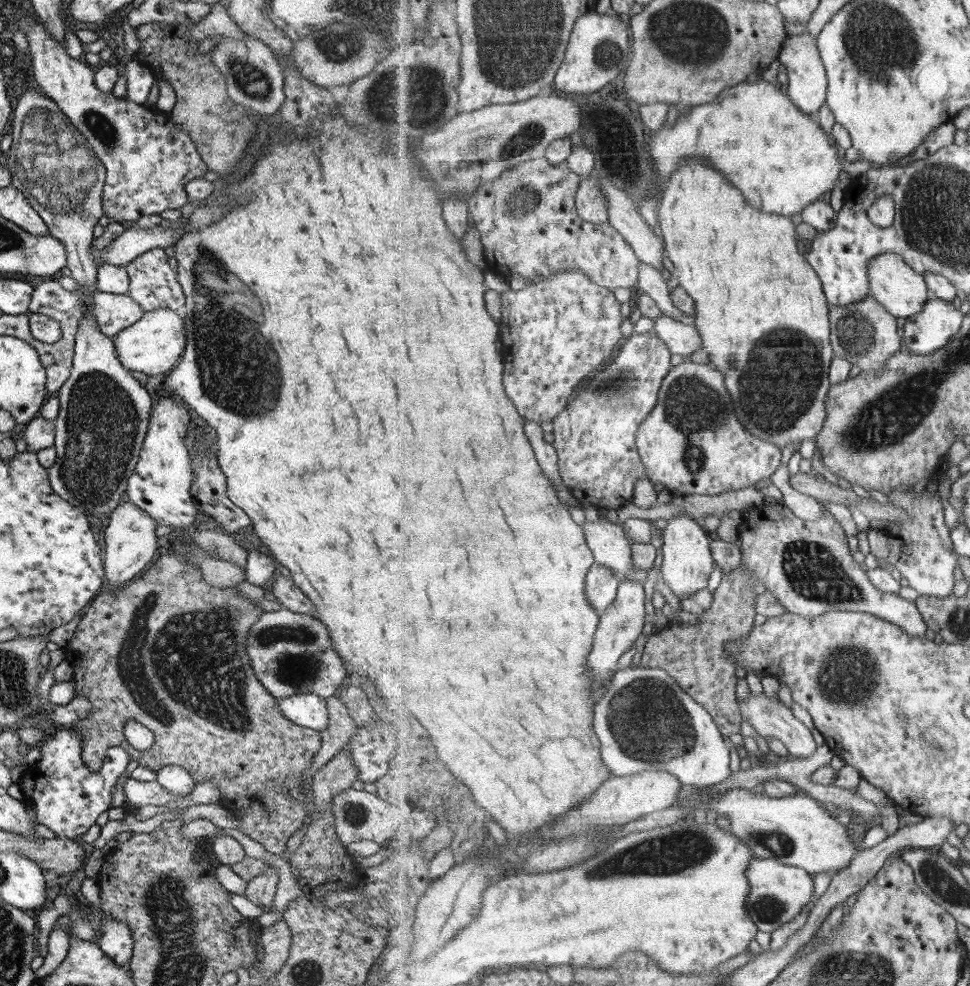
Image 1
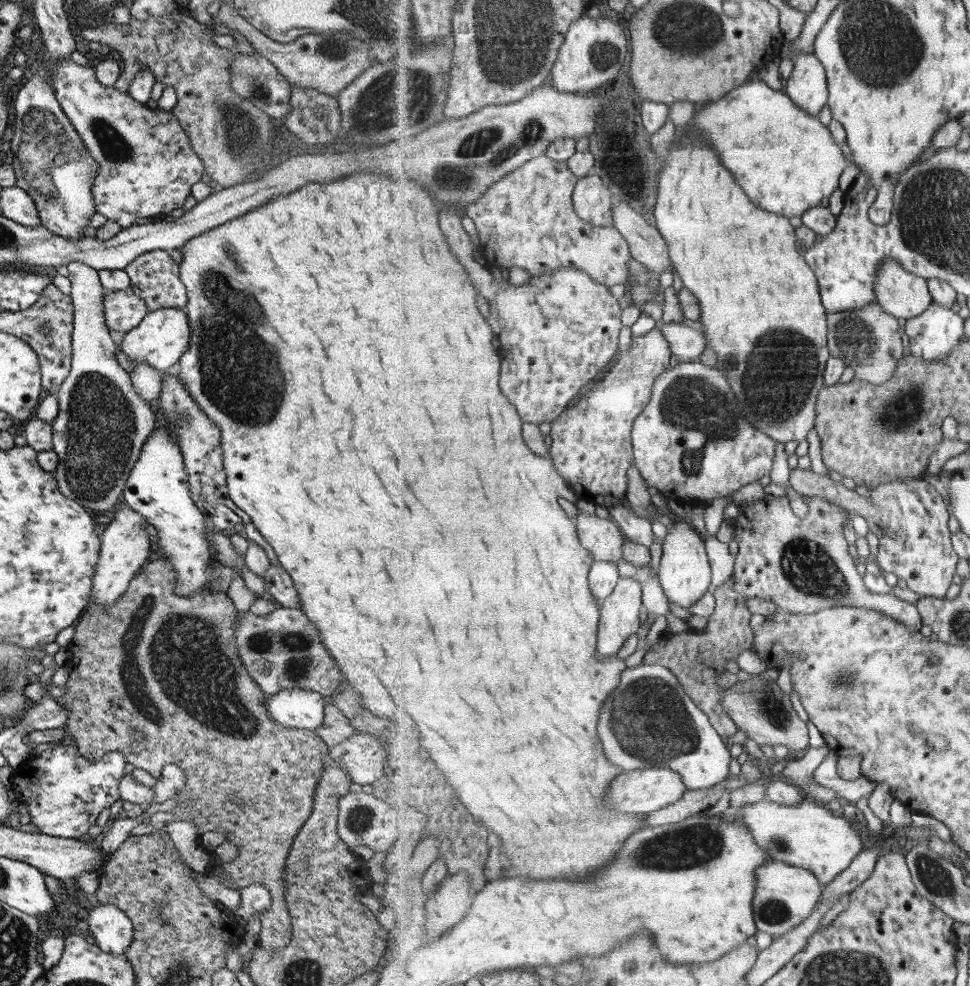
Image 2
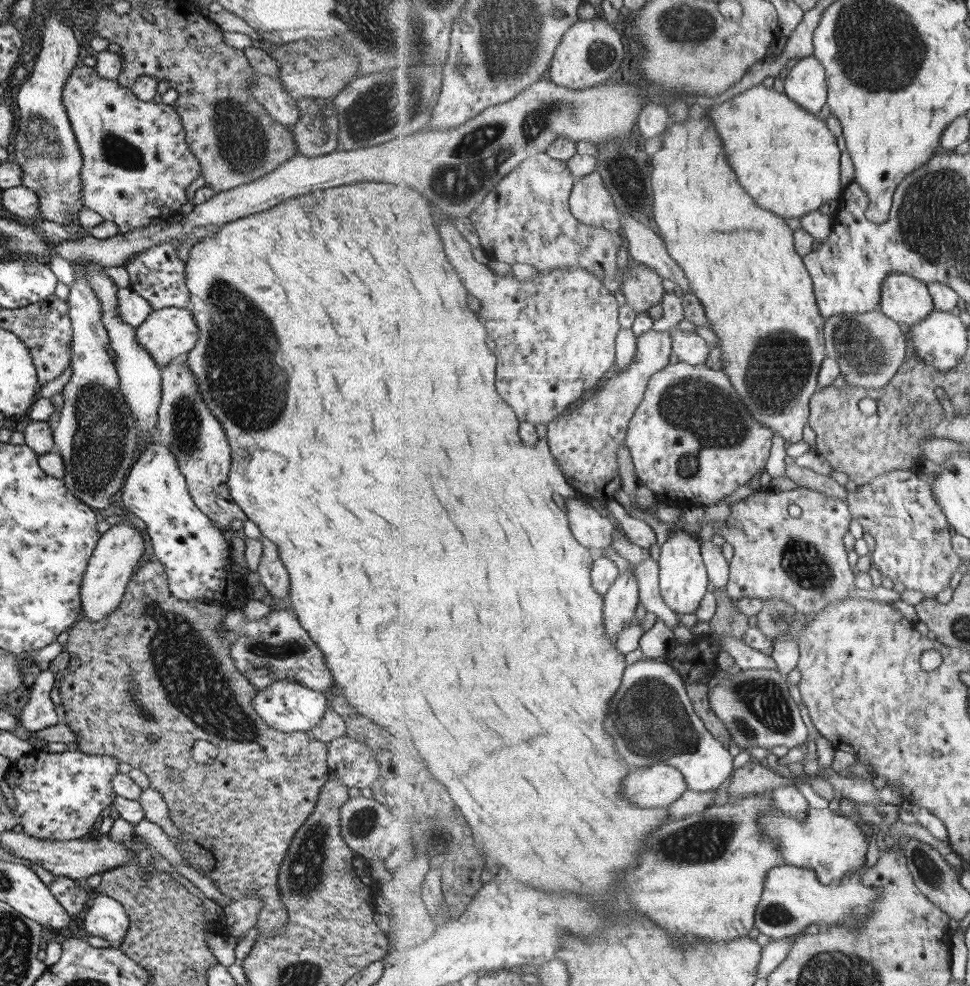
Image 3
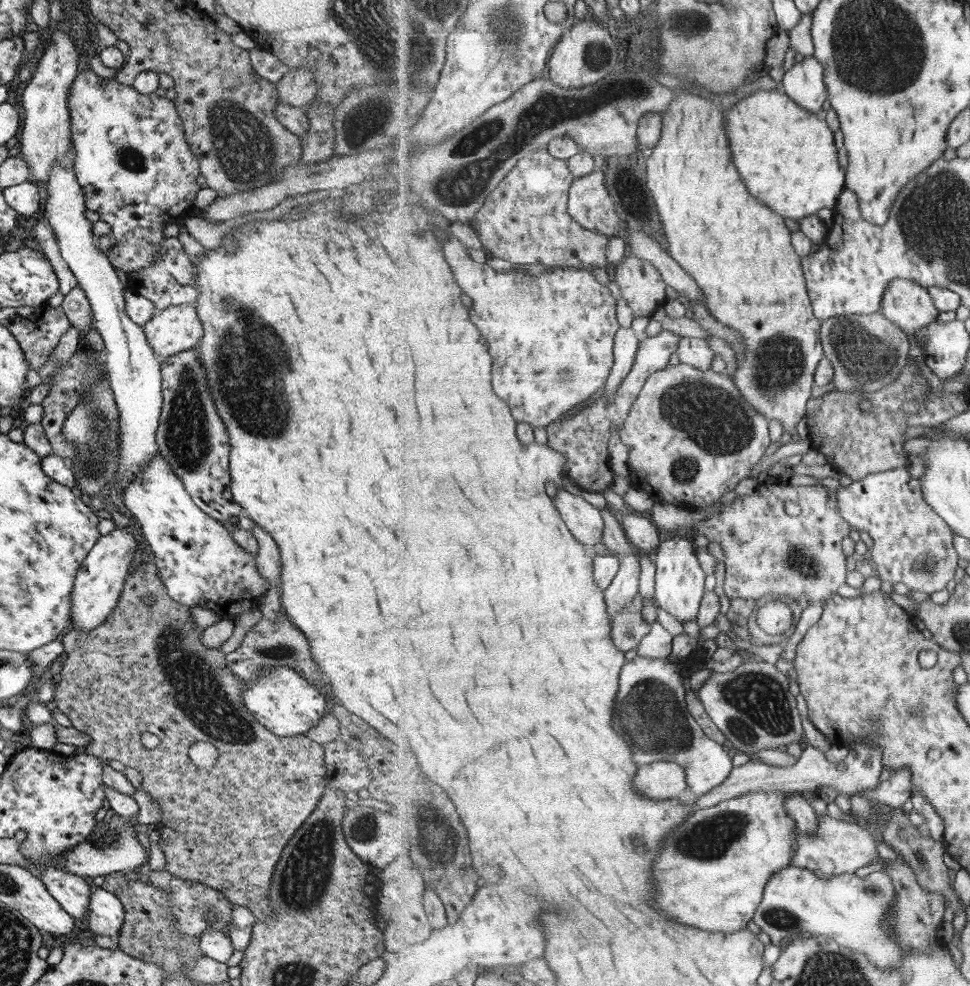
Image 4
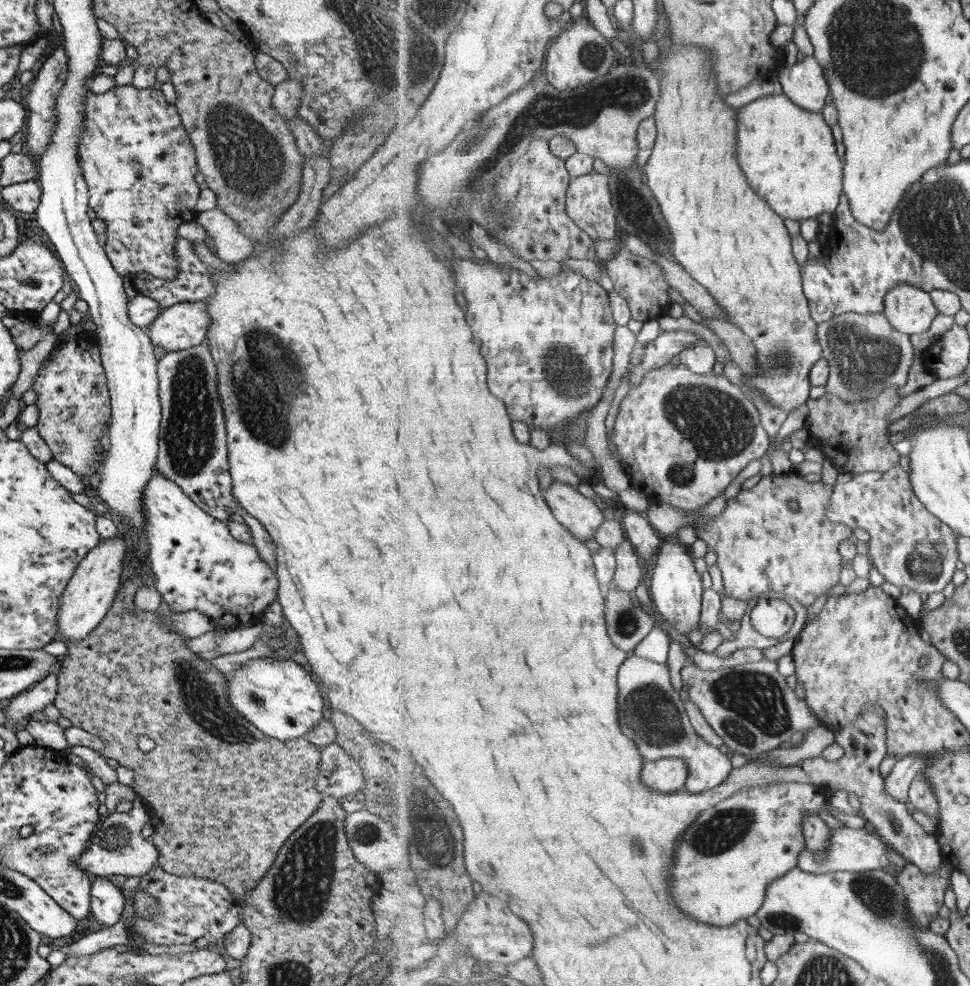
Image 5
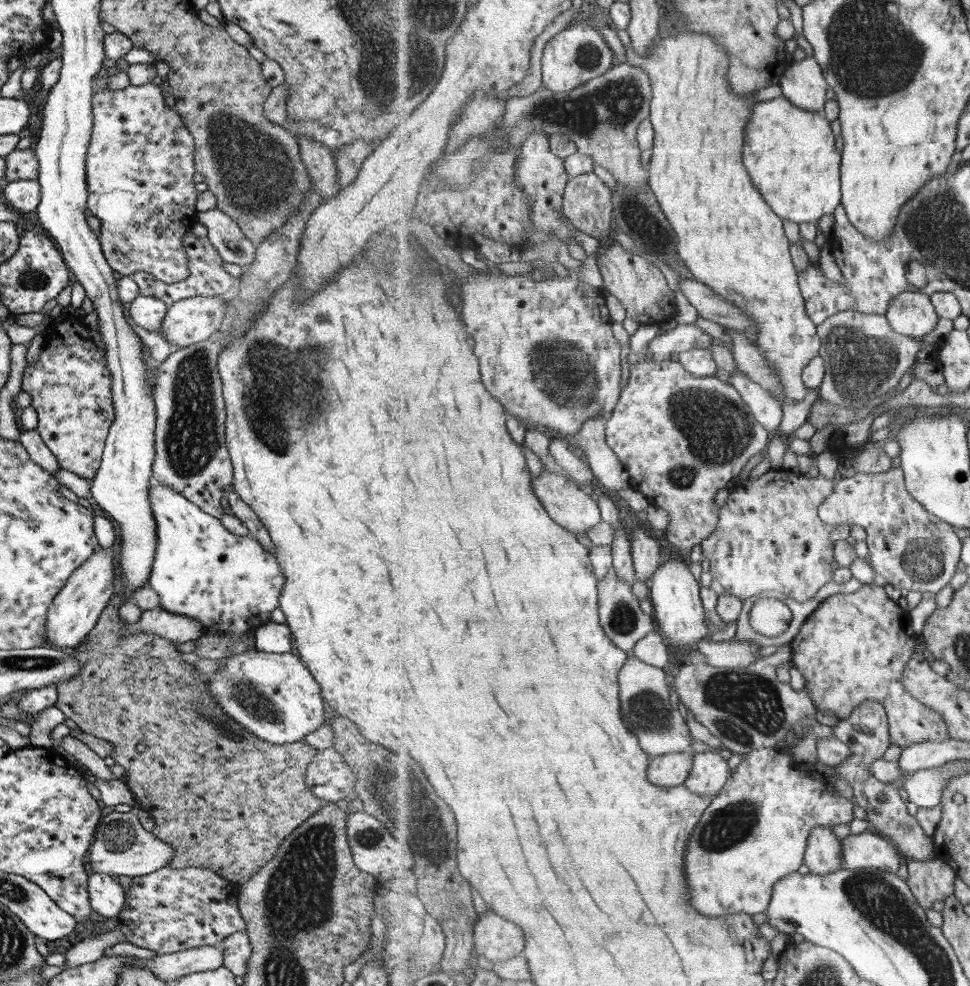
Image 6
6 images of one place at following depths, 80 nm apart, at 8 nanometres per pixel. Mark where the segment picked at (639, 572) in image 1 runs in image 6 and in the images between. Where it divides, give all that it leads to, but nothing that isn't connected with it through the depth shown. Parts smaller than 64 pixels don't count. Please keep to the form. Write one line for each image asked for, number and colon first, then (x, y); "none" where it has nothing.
2: (604, 538)
3: (592, 530)
4: (586, 522)
5: (582, 516)
6: (565, 500)

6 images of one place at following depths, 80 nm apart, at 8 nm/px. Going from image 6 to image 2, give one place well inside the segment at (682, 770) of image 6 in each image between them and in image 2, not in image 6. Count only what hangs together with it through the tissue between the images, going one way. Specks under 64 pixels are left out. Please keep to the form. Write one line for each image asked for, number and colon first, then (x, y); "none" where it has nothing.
2: (637, 792)
3: (659, 786)
4: (664, 780)
5: (666, 775)

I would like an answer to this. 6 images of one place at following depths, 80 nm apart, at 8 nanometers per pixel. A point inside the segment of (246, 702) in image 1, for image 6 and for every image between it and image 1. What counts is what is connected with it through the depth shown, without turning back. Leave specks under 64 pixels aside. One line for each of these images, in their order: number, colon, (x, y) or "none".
2: (166, 665)
3: (156, 665)
4: (144, 669)
5: (224, 818)
6: (223, 800)

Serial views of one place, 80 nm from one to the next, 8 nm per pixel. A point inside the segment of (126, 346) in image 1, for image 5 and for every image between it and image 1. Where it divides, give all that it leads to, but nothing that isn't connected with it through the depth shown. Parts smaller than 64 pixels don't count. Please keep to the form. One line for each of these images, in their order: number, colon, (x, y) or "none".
2: (162, 336)
3: (166, 333)
4: (174, 329)
5: (183, 325)

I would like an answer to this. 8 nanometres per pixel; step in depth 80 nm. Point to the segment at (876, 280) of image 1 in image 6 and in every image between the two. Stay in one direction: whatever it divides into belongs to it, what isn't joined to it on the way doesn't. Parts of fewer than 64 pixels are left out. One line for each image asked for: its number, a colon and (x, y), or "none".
2: (904, 295)
3: (907, 299)
4: (906, 303)
5: (910, 309)
6: (912, 313)

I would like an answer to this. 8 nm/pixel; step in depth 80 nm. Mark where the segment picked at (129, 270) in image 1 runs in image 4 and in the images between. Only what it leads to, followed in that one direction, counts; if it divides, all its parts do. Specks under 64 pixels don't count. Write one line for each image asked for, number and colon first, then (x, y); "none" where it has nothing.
2: (153, 276)
3: (156, 274)
4: (170, 281)

